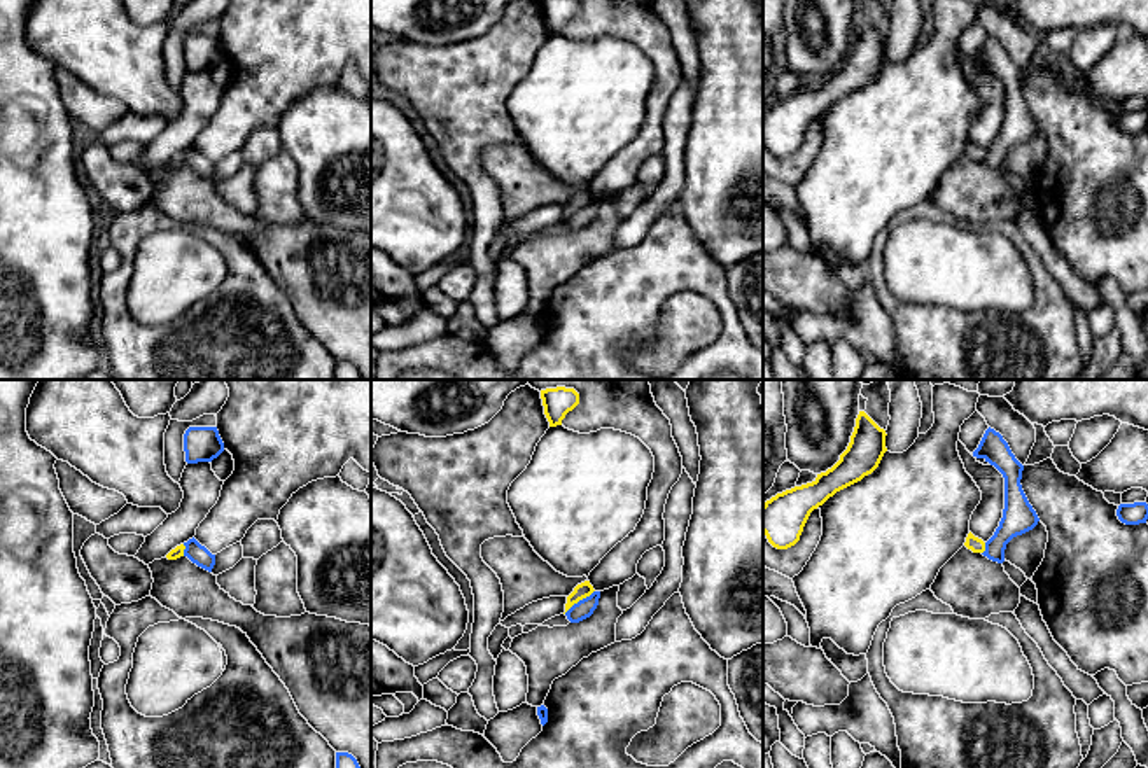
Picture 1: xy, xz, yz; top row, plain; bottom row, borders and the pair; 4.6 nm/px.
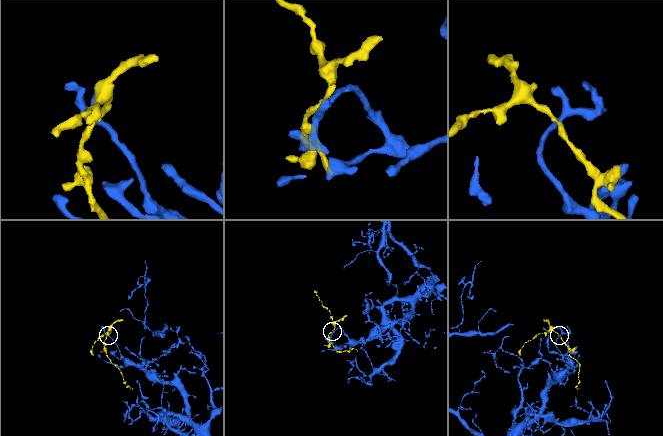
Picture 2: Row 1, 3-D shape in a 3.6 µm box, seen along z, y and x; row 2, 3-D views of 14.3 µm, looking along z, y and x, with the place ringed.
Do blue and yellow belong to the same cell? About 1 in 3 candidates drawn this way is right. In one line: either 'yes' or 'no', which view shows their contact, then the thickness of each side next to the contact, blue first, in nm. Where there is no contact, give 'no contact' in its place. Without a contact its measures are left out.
no | xz | 90/70 nm

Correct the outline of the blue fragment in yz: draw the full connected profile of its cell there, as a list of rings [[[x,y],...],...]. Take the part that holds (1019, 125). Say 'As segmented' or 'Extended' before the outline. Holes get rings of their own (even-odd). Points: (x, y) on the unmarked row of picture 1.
As segmented. [[[987,37],[973,65],[984,66],[994,73],[1004,86],[1004,117],[999,135],[994,143],[985,150],[982,161],[992,170],[1004,170],[1006,152],[1029,138],[1032,138],[1040,126],[1029,112],[1020,87],[1024,73],[1015,66],[1008,51],[994,37]]]

